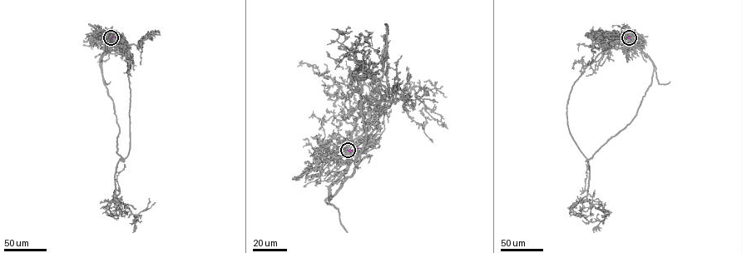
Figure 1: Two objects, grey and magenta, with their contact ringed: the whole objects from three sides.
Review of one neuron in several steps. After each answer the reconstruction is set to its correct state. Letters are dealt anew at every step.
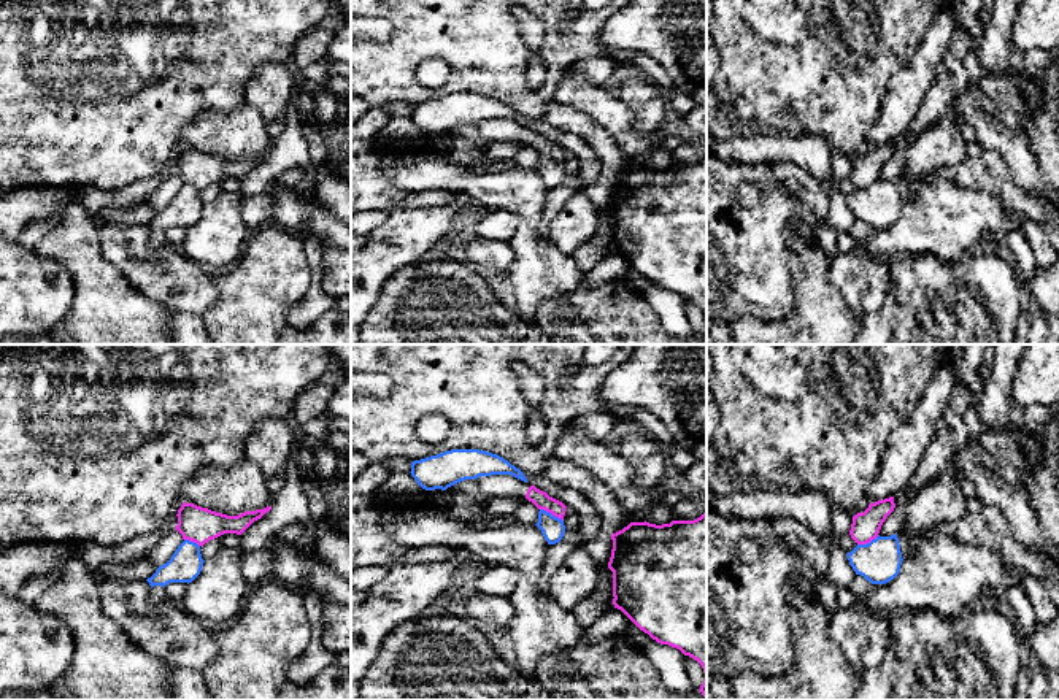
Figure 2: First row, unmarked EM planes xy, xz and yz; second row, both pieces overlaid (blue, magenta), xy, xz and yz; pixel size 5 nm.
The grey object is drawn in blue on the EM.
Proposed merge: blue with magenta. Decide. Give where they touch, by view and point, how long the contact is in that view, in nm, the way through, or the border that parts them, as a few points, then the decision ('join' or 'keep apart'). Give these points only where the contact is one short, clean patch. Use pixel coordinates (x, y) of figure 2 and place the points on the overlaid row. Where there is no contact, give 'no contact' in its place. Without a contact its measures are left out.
meets blue in xz at (550, 513); contact 140 nm long; border along xz (540, 508), (562, 521); keep apart

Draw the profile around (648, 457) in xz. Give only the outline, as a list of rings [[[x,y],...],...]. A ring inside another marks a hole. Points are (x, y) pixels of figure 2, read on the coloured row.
[[[627,433],[613,441],[616,452],[633,468],[633,484],[643,489],[659,486],[667,467],[667,446],[649,433]]]

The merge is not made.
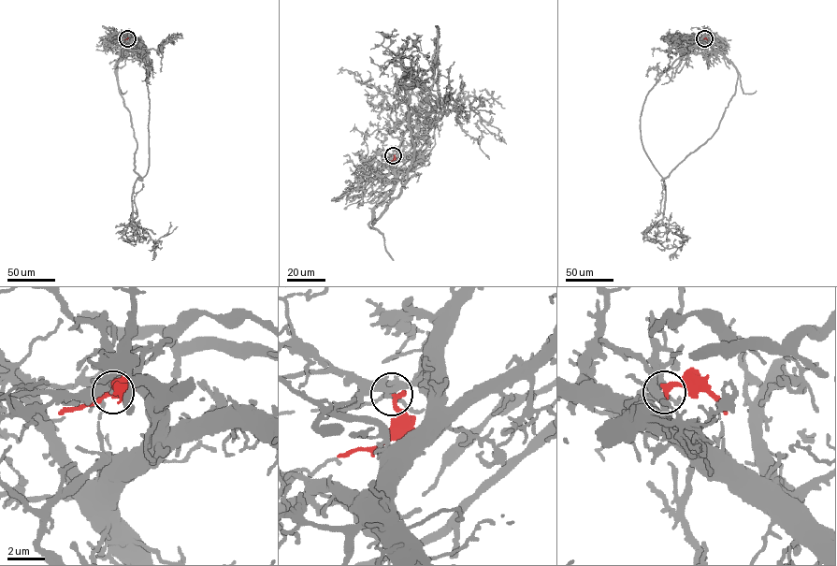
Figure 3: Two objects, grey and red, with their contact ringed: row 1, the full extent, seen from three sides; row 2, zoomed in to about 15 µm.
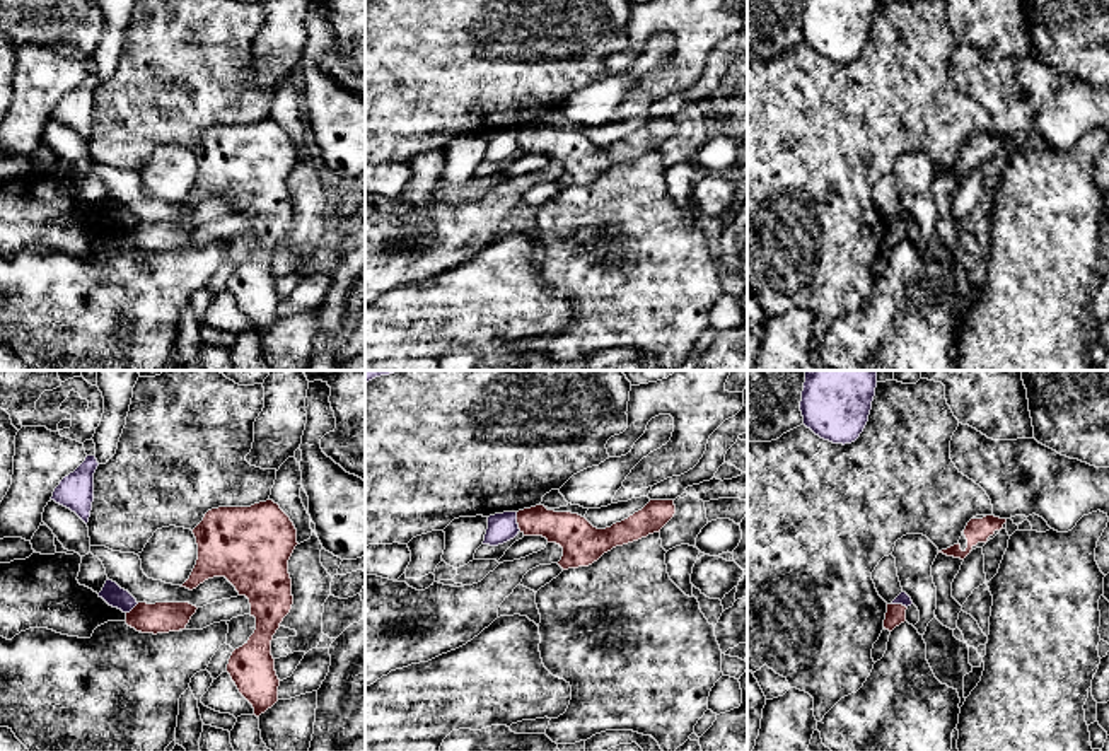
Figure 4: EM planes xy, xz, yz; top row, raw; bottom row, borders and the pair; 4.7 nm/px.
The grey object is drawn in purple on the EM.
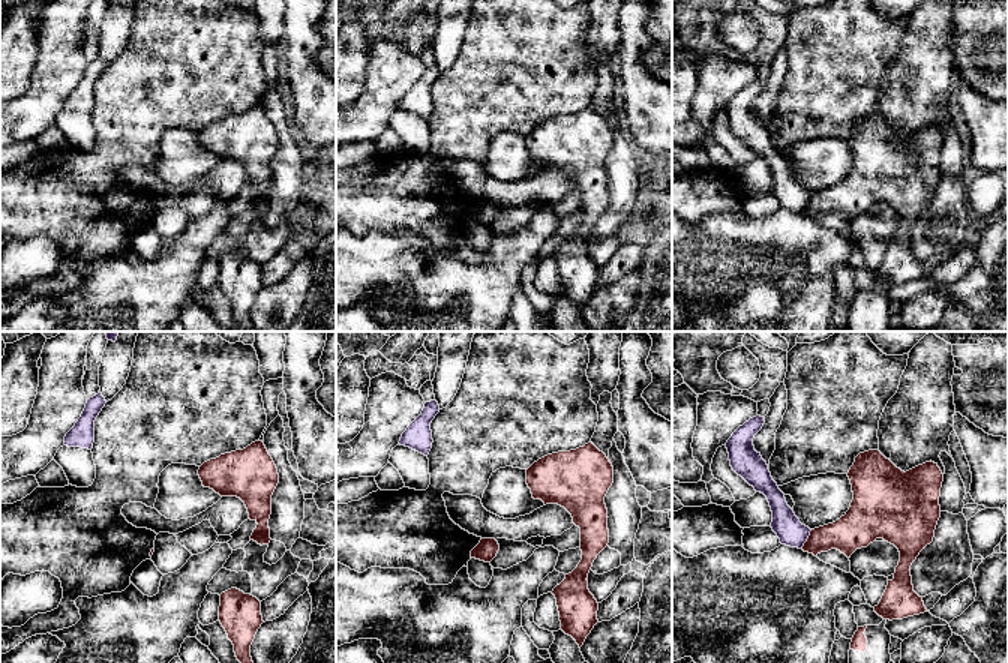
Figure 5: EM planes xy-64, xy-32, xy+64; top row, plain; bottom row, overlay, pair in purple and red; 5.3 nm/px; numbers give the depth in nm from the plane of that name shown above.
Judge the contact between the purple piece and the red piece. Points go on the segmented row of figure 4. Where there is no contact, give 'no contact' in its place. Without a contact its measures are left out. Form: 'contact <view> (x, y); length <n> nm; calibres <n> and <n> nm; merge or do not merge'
contact xz (516, 521); length 90 nm; calibres 140 and 160 nm; do not merge

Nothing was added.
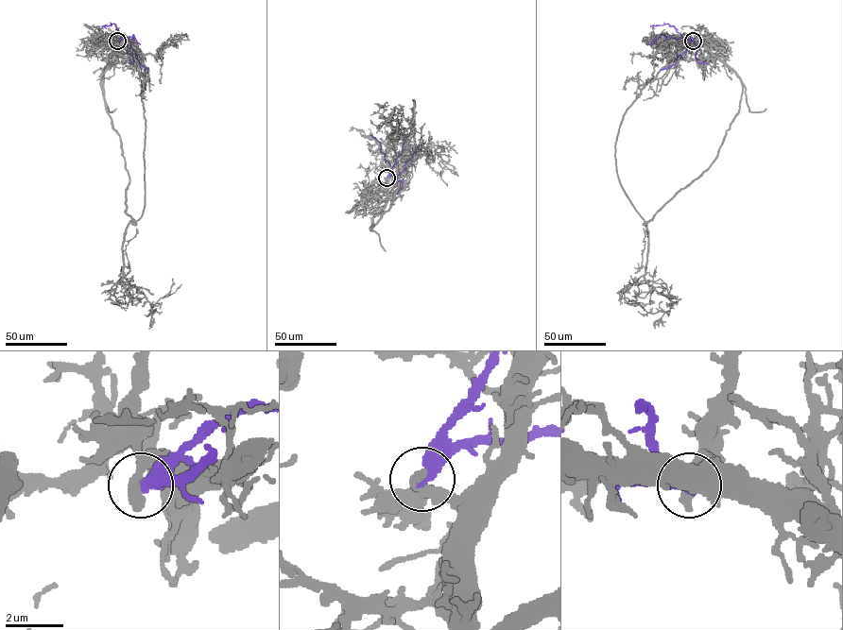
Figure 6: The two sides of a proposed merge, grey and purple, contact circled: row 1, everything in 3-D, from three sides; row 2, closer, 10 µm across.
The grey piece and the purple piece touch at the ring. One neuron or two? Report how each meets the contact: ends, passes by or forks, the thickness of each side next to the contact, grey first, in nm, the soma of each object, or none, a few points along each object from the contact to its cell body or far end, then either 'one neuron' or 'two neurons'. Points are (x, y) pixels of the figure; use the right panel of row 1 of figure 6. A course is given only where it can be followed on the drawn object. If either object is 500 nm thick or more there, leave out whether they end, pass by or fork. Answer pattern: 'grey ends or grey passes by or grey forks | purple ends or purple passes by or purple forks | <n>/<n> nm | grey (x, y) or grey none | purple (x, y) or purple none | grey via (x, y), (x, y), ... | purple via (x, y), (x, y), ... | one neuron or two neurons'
500/440 nm | grey none | purple none | grey via (693, 41), (641, 89), (615, 144), (619, 182), (650, 220), (645, 280), (671, 307), (659, 279) | purple via (693, 41), (691, 37), (687, 48), (678, 56), (675, 63), (661, 69) | two neurons

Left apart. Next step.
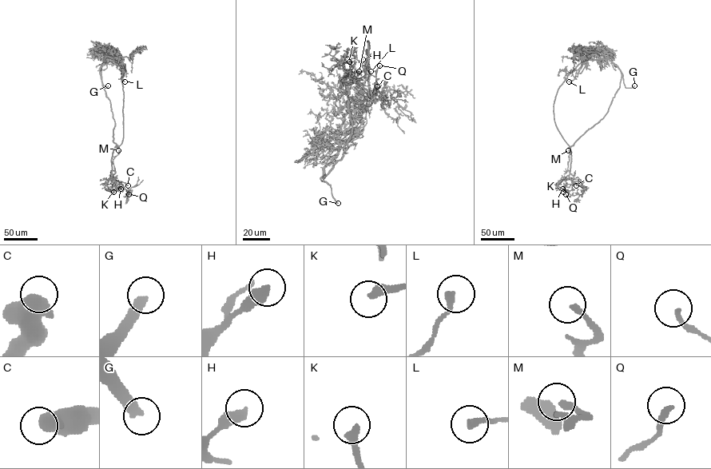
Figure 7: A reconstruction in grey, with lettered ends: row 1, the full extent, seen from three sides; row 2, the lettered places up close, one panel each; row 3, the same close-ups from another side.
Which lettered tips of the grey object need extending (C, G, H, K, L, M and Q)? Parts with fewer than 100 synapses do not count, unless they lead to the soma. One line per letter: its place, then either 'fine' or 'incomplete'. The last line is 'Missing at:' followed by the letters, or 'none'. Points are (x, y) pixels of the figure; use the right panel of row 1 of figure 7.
C: place (576, 185); incomplete
G: place (634, 85); incomplete
H: place (562, 188); fine
K: place (563, 192); fine
L: place (569, 81); fine
M: place (568, 150); fine
Q: place (566, 194); fine
Missing at: C, G

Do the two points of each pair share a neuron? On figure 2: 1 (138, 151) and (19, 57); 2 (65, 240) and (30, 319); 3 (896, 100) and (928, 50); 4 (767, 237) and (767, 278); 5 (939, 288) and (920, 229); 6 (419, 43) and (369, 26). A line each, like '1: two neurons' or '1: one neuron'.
1: one neuron
2: two neurons
3: one neuron
4: one neuron
5: two neurons
6: two neurons

